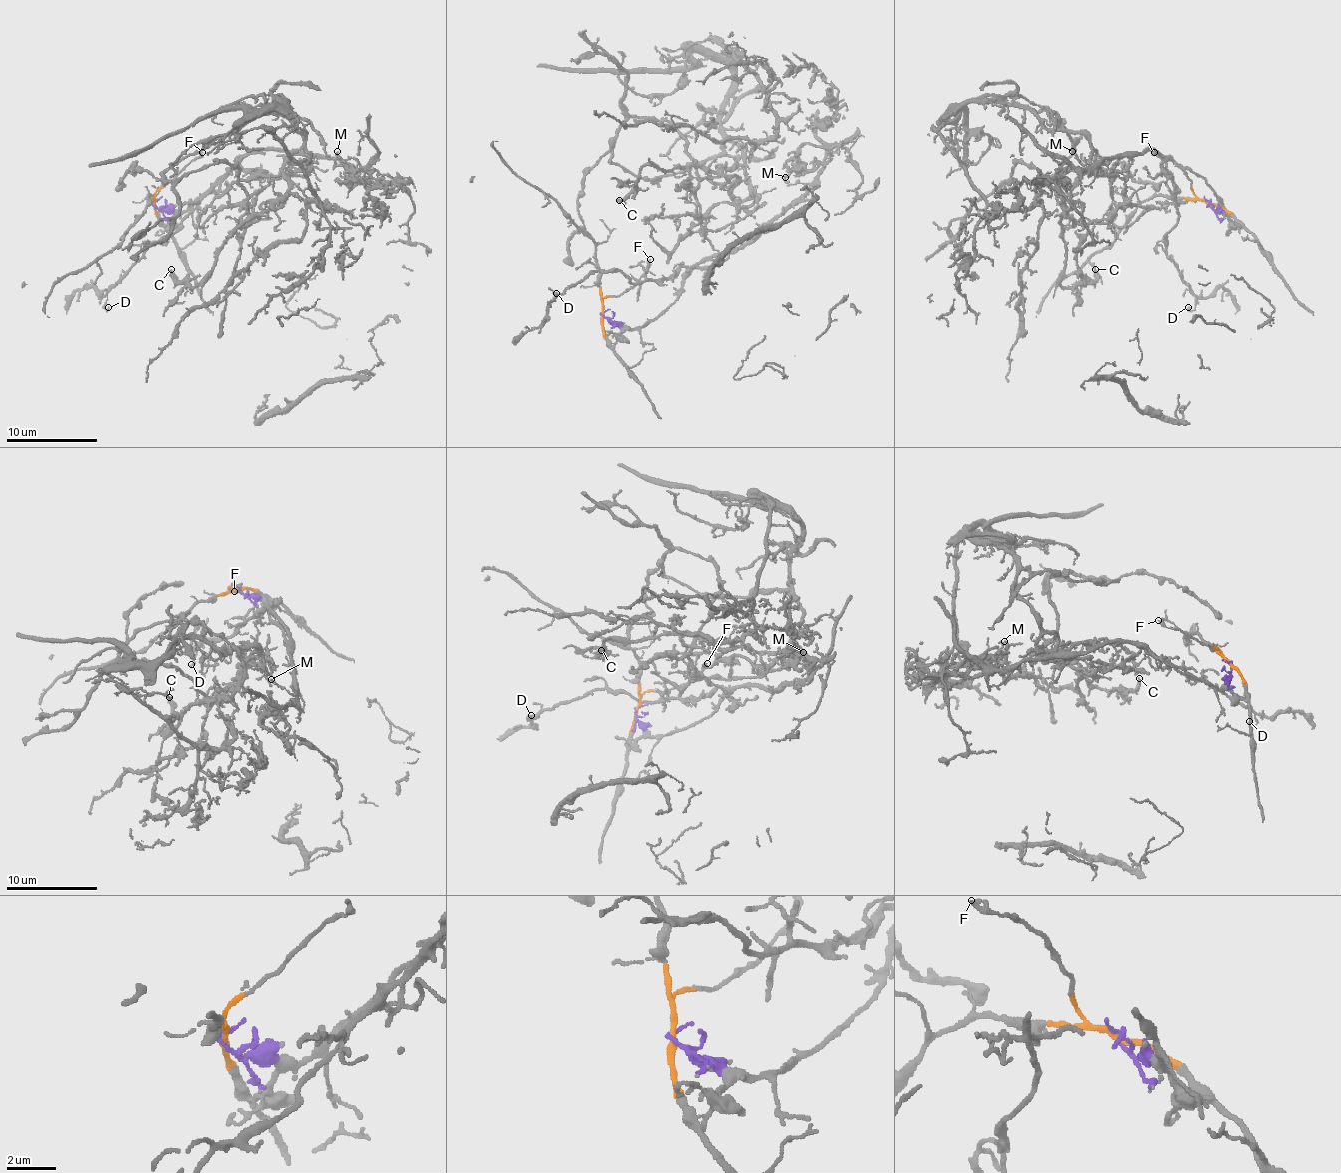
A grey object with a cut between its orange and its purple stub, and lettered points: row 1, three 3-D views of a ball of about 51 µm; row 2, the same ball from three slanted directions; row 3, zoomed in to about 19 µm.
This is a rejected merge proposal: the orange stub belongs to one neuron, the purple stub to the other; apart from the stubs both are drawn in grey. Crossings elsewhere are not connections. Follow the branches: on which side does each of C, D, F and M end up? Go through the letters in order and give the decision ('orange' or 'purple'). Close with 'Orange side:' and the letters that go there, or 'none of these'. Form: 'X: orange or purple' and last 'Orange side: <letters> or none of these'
C: purple
D: purple
F: orange
M: purple
Orange side: F

